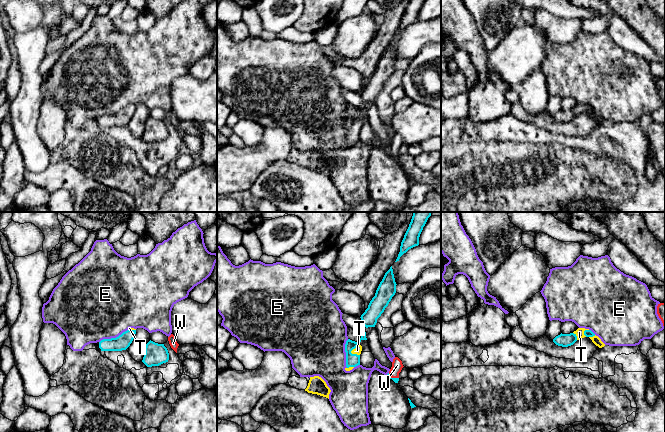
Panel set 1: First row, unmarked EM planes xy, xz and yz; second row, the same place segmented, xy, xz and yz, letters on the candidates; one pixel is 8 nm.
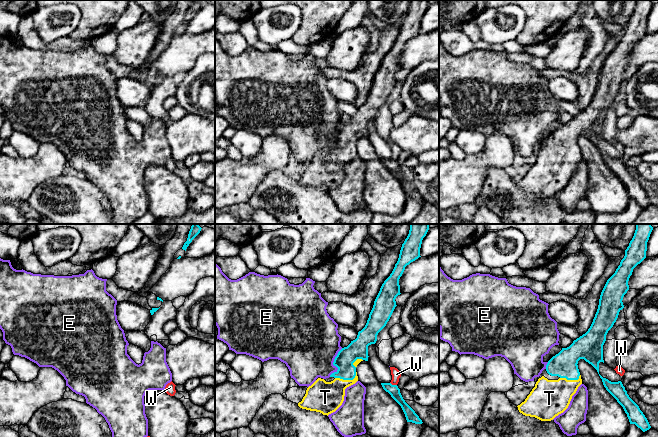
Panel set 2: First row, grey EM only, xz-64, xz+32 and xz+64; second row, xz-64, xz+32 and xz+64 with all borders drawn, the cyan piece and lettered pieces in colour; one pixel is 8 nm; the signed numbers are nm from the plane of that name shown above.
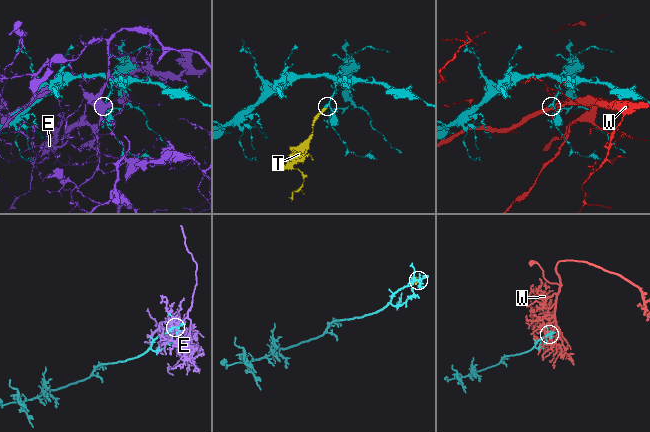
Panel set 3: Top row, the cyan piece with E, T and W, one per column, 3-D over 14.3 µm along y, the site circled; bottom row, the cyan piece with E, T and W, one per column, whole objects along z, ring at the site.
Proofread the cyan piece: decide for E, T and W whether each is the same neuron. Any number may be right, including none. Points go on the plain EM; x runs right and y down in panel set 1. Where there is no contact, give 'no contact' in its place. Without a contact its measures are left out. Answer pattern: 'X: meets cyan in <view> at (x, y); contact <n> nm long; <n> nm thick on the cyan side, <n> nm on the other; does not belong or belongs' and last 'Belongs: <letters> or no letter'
E: meets cyan in xy at (113, 114); contact 260 nm long; 120 nm thick on the cyan side, 480 nm on the other; does not belong
T: meets cyan in xz at (353, 124); contact 110 nm long; 110 nm thick on the cyan side, 50 nm on the other; belongs
W: meets cyan in xz at (393, 154); contact 100 nm long; 40 nm thick on the cyan side, 90 nm on the other; does not belong
Belongs: T

